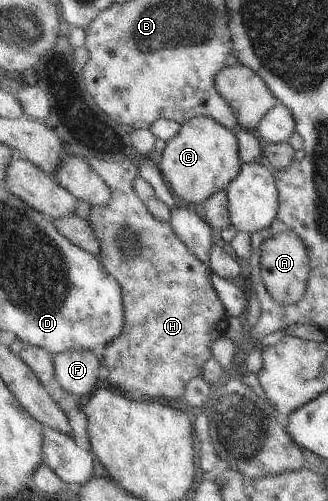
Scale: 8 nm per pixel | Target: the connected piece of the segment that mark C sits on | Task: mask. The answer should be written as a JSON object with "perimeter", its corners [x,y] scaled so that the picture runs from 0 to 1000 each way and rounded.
{"perimeter":[[[591,234],[564,244],[509,283],[491,307],[491,327],[482,327],[521,385],[610,417],[649,387],[689,379],[738,331],[716,267],[720,259],[698,261],[640,234]]]}

